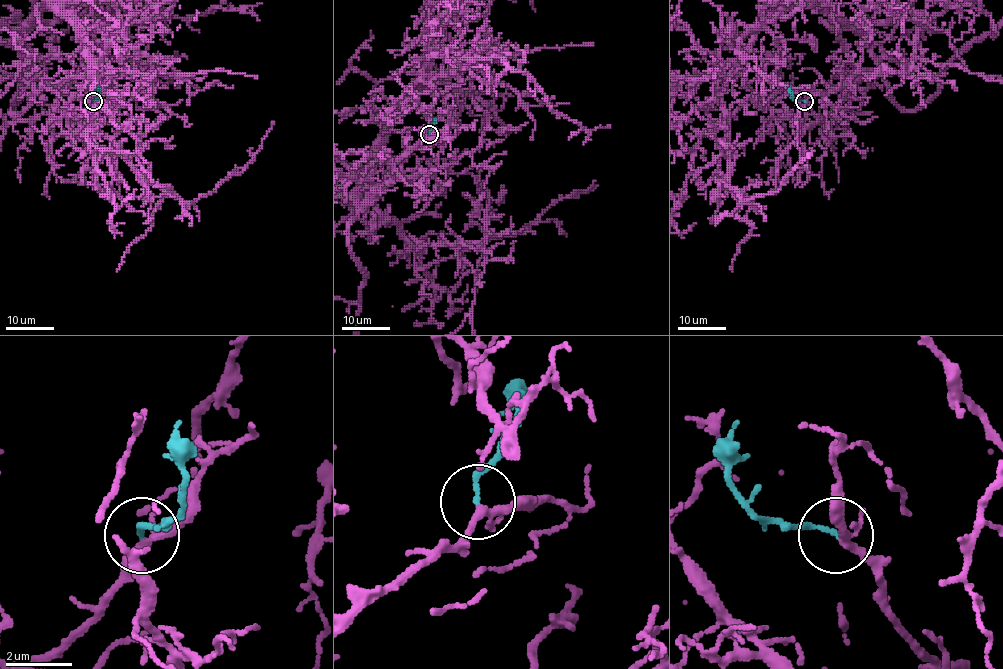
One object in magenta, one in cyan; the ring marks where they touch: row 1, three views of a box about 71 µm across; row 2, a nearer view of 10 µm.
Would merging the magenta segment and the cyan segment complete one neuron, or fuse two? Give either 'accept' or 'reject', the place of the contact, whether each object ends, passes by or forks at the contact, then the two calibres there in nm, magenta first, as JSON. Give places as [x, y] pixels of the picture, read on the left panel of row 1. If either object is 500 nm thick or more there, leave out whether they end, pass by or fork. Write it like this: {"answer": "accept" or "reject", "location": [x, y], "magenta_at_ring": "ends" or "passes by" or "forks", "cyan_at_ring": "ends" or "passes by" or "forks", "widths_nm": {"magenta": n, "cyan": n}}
{"answer": "reject", "location": [93, 101], "magenta_at_ring": "forks", "cyan_at_ring": "ends", "widths_nm": {"magenta": 180, "cyan": 160}}

